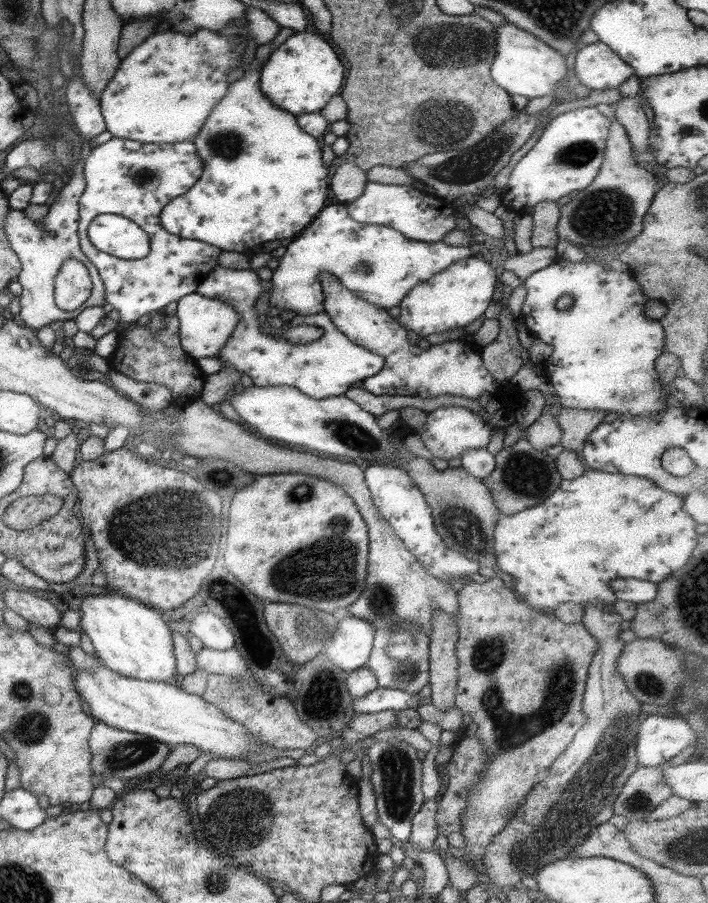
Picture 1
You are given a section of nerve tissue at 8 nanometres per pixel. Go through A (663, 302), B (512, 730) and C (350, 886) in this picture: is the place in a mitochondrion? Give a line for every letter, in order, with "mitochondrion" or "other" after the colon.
A: other
B: mitochondrion
C: other

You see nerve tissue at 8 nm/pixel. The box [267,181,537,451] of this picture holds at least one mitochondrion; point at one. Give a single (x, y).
(365, 267)

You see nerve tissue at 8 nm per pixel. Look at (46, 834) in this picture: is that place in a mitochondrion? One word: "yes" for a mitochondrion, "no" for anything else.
no

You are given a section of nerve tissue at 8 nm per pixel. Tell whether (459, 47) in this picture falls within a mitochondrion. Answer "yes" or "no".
yes

